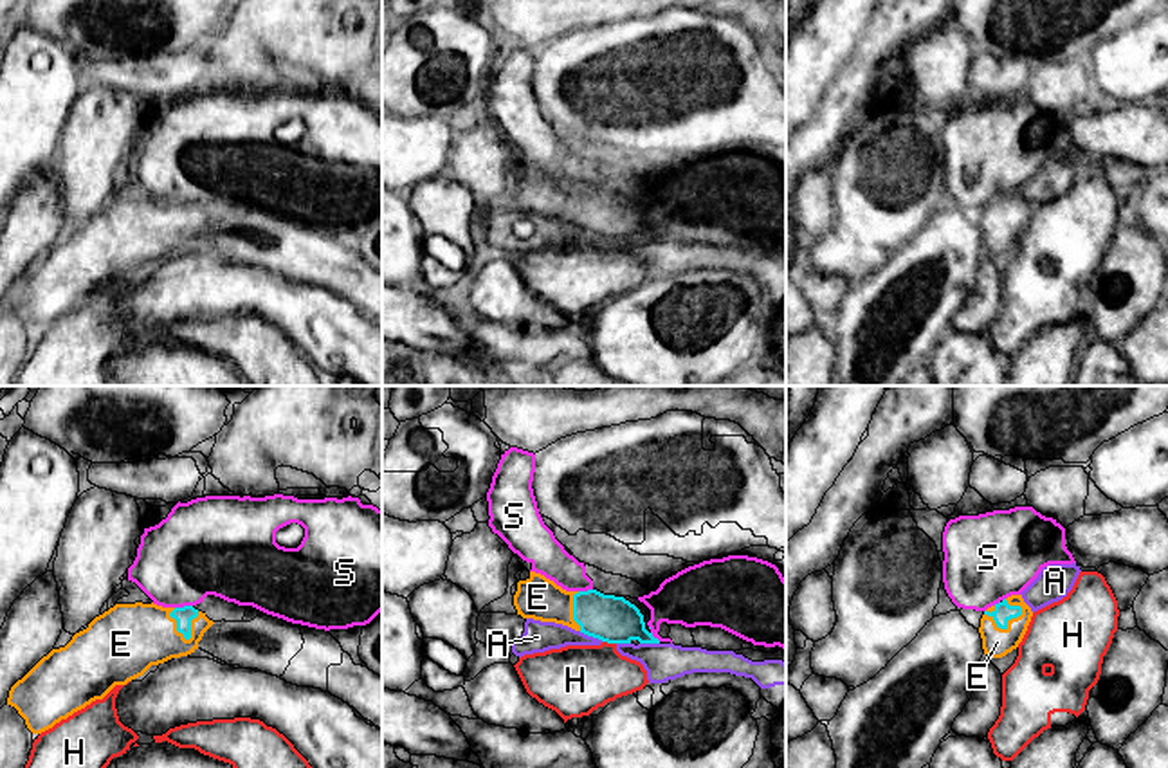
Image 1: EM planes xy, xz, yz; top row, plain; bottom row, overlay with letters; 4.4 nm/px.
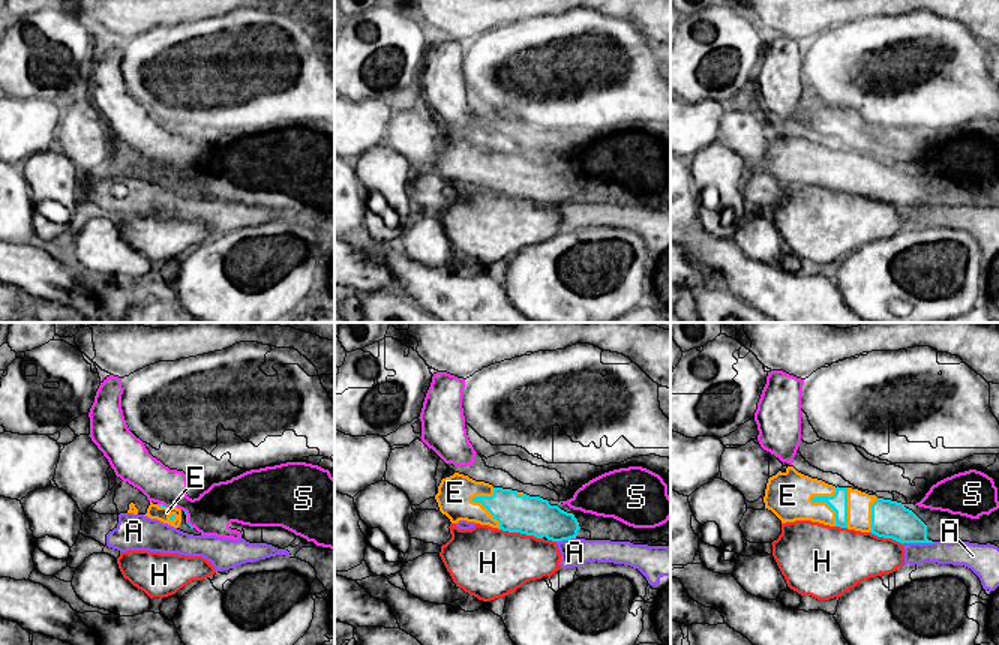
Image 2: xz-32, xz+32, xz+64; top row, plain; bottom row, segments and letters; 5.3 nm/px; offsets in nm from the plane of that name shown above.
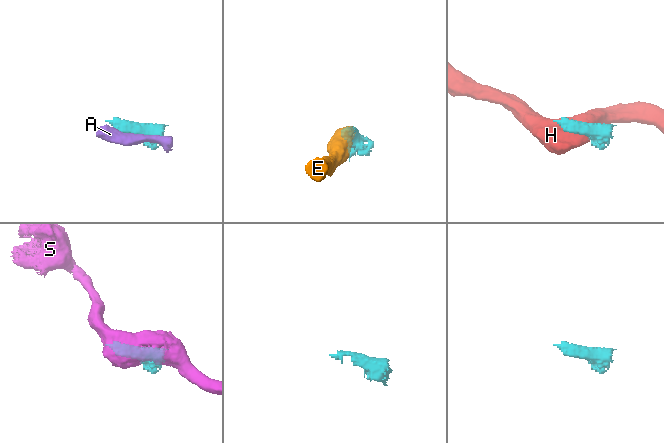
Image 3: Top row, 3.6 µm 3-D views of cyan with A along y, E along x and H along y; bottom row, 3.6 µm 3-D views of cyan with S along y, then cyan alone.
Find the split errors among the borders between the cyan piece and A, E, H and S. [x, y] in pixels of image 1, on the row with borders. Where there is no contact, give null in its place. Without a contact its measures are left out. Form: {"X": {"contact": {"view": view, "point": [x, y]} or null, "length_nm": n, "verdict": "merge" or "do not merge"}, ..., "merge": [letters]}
{"A": {"contact": {"view": "xz", "point": [592, 635]}, "length_nm": 120, "verdict": "do not merge"}, "E": {"contact": {"view": "yz", "point": [1006, 626]}, "length_nm": 180, "verdict": "merge"}, "H": {"contact": {"view": "xz", "point": [610, 642]}, "length_nm": 70, "verdict": "do not merge"}, "S": {"contact": {"view": "xy", "point": [184, 606]}, "length_nm": 80, "verdict": "do not merge"}, "merge": ["E"]}

